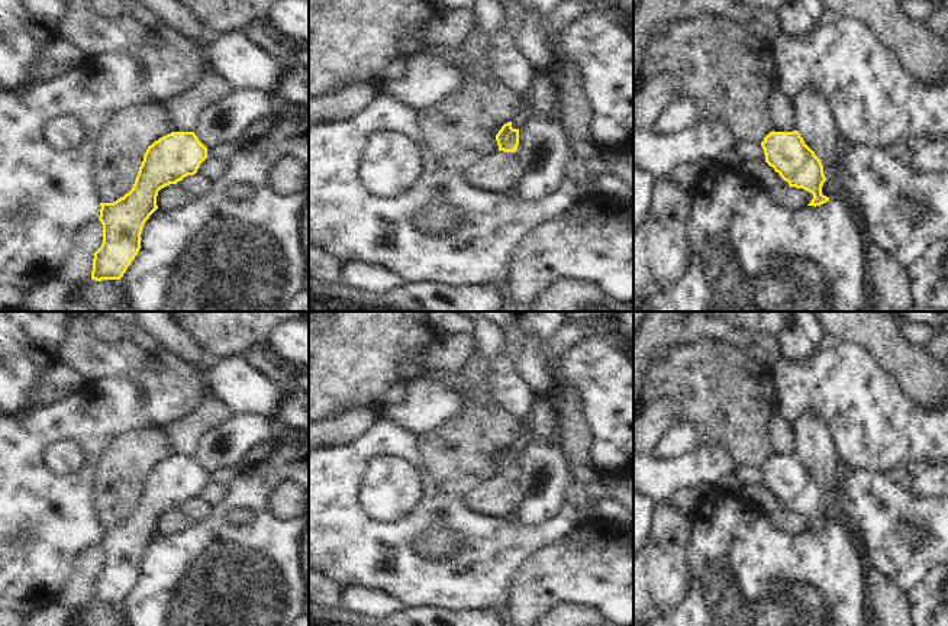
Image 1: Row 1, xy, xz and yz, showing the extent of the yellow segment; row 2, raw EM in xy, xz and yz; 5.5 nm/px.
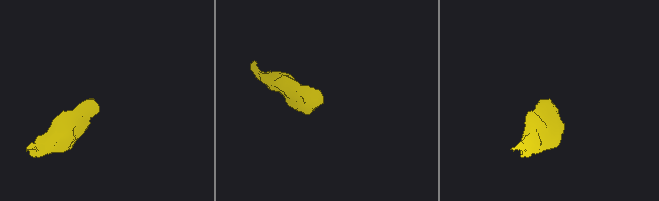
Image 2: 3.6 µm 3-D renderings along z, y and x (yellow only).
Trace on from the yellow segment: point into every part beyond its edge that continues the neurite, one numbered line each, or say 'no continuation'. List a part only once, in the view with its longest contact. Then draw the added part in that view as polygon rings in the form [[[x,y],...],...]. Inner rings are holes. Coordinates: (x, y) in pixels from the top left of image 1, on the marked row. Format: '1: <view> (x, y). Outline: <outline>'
no continuation

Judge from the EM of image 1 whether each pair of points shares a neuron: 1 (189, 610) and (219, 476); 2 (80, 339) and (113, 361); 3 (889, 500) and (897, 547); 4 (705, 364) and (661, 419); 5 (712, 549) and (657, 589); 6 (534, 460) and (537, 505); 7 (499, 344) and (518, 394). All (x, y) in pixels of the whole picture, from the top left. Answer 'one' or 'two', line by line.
1: two
2: one
3: one
4: two
5: two
6: one
7: two

